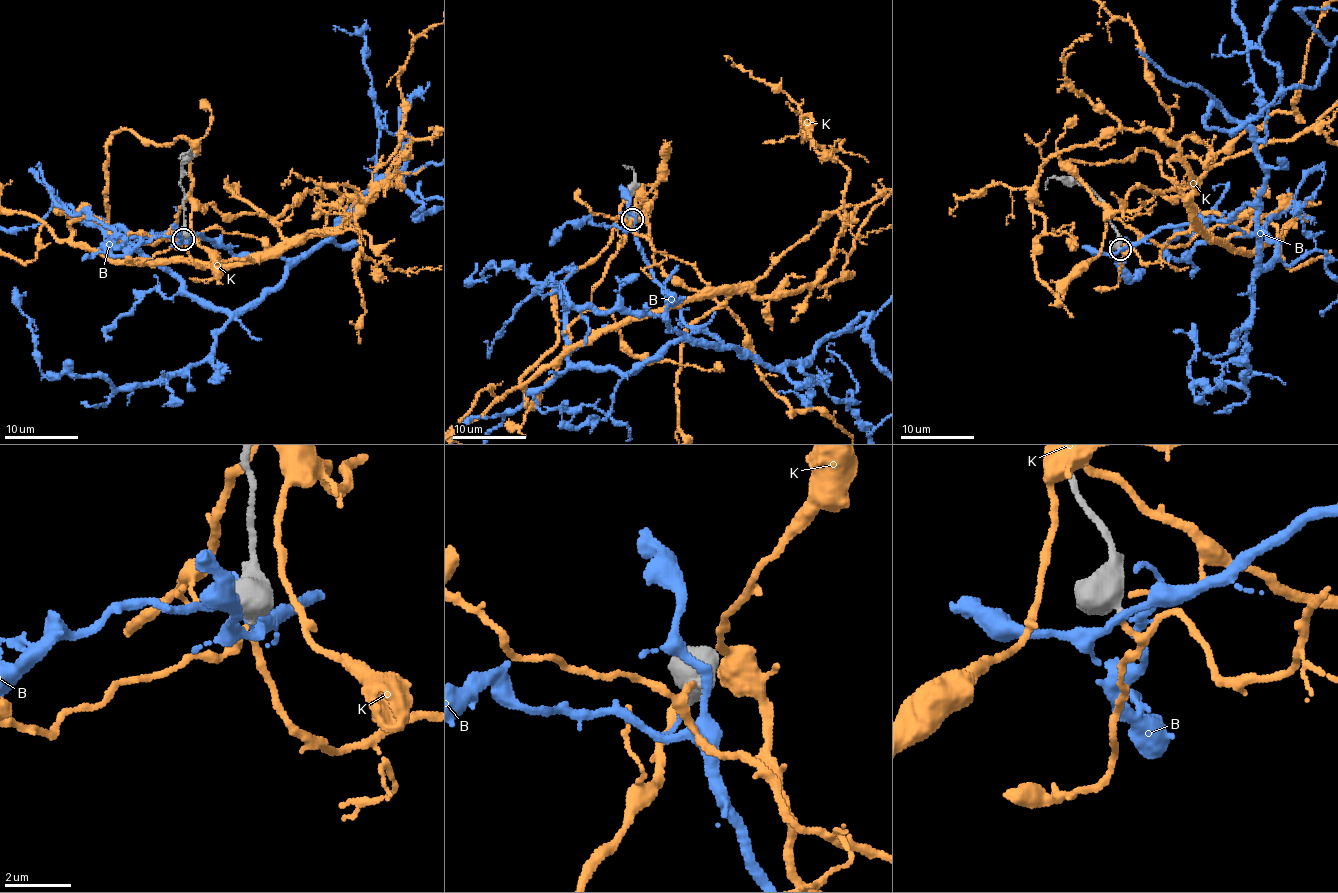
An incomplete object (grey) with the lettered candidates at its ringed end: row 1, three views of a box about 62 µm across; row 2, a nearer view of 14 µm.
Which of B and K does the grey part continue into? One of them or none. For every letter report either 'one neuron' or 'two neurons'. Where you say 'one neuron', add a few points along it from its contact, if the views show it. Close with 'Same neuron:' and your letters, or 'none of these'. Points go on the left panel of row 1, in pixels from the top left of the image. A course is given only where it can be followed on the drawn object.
B: two neurons
K: one neuron
Same neuron: K

